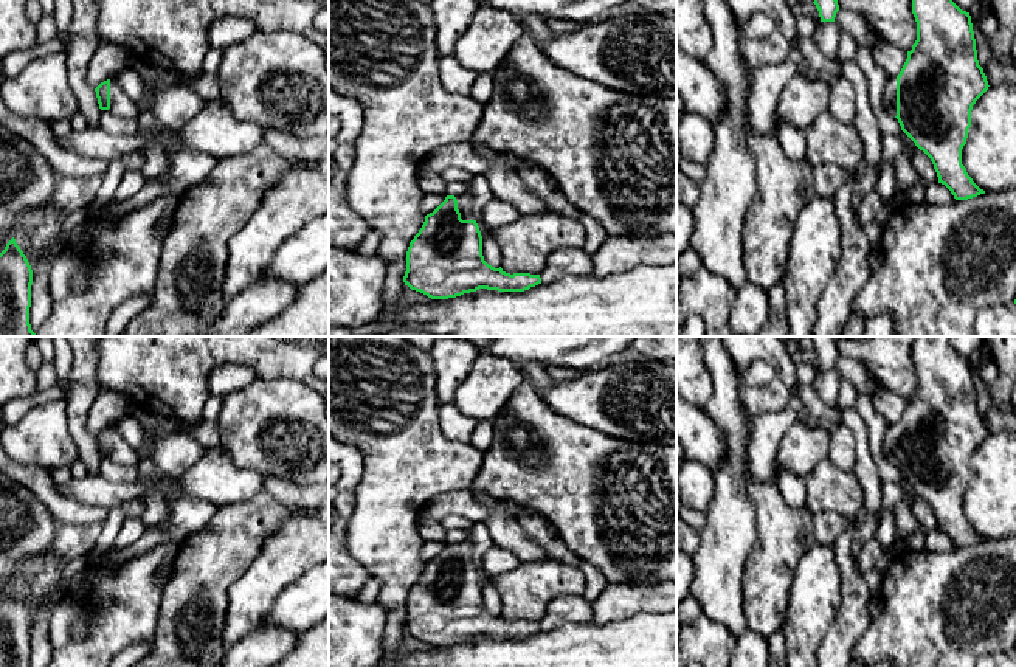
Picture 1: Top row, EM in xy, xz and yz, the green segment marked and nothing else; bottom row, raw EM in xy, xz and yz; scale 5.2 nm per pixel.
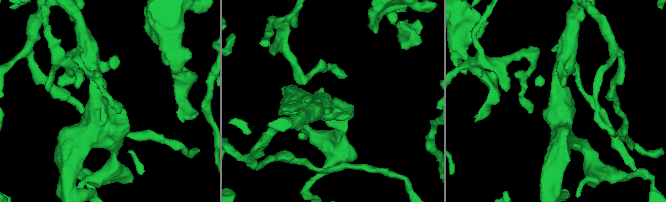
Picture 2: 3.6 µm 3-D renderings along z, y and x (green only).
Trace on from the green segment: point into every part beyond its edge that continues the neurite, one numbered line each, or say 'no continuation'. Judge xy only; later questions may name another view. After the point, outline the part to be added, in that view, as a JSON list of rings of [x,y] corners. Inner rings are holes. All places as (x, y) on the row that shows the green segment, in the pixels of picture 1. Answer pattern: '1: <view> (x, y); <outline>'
1: xy (121, 106); [[[110,78],[110,109],[115,116],[135,118],[140,110],[135,102],[123,92],[115,78]]]

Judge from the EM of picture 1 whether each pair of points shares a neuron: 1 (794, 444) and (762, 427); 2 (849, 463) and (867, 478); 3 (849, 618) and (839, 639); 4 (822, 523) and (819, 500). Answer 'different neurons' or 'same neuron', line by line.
1: different neurons
2: different neurons
3: same neuron
4: different neurons

